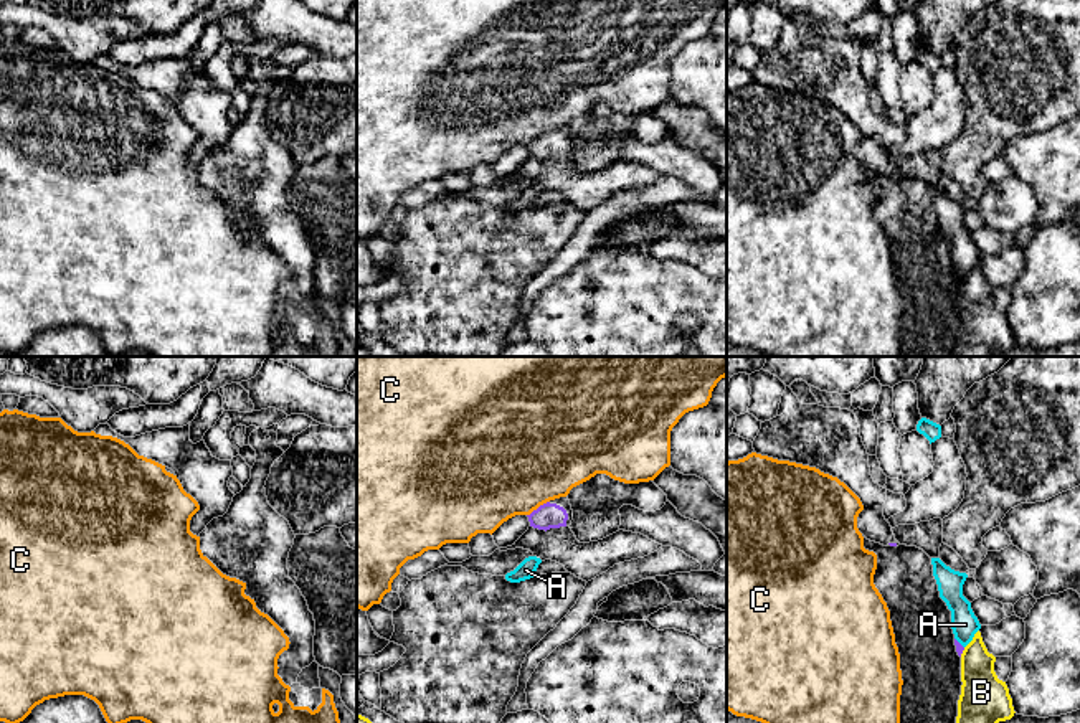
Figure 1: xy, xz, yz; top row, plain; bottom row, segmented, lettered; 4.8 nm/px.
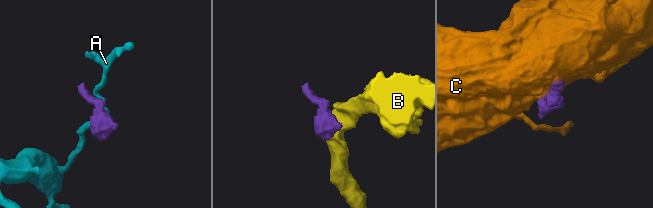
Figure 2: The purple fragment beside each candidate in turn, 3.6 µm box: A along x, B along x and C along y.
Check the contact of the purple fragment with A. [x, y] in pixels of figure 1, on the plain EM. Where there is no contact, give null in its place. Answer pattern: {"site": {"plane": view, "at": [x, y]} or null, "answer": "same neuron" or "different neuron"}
{"site": {"plane": "yz", "at": [958, 273]}, "answer": "different neuron"}

